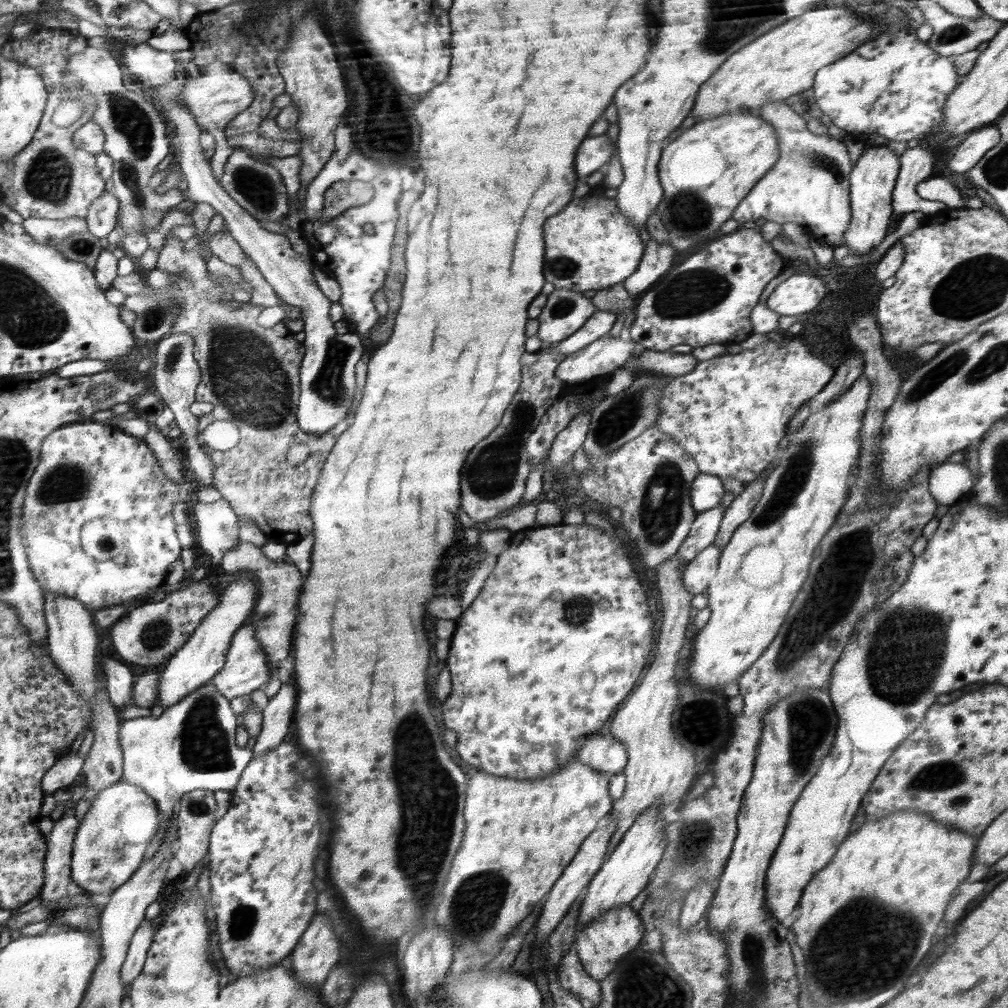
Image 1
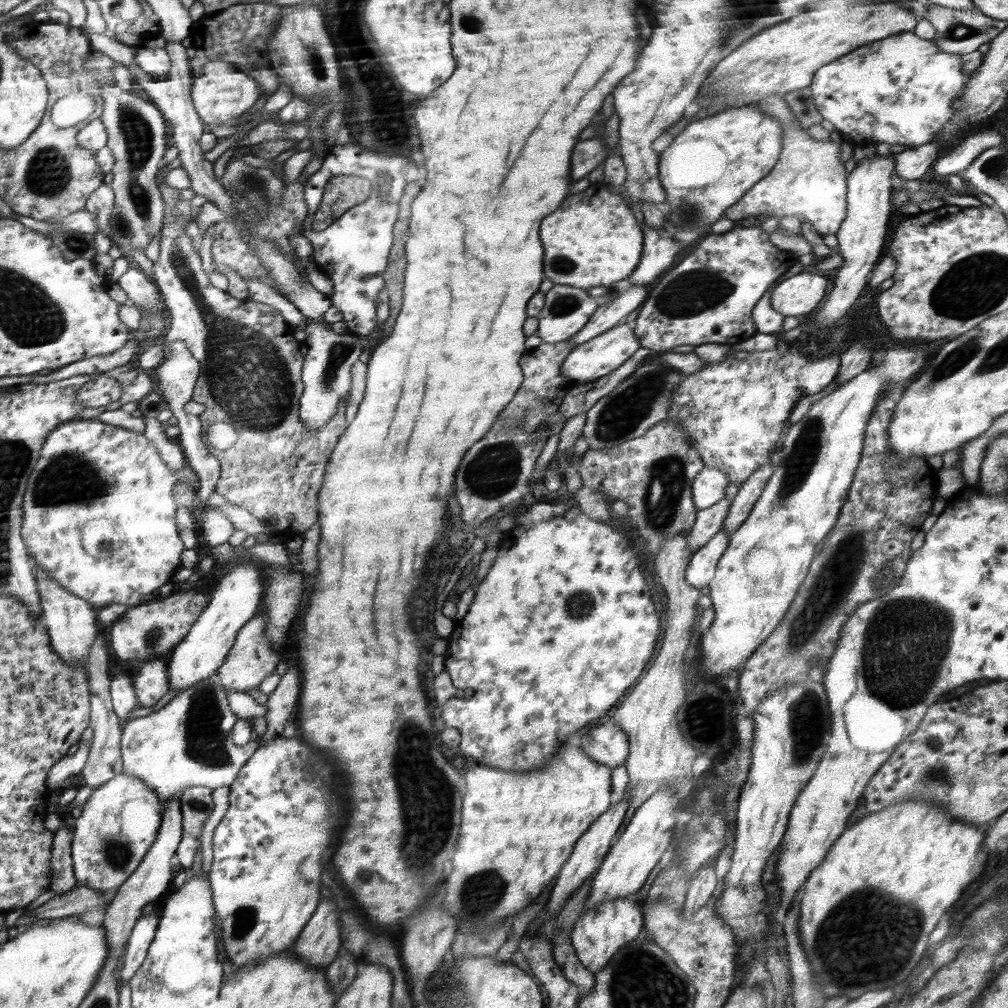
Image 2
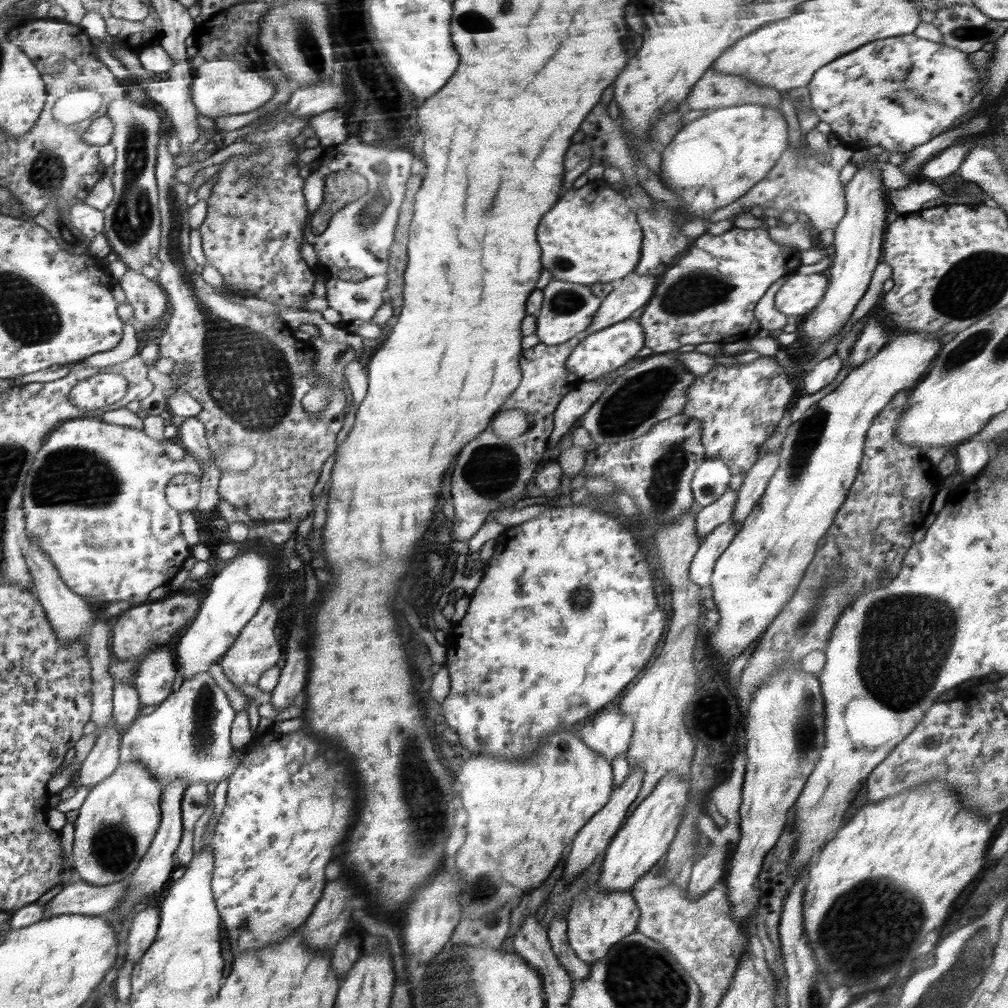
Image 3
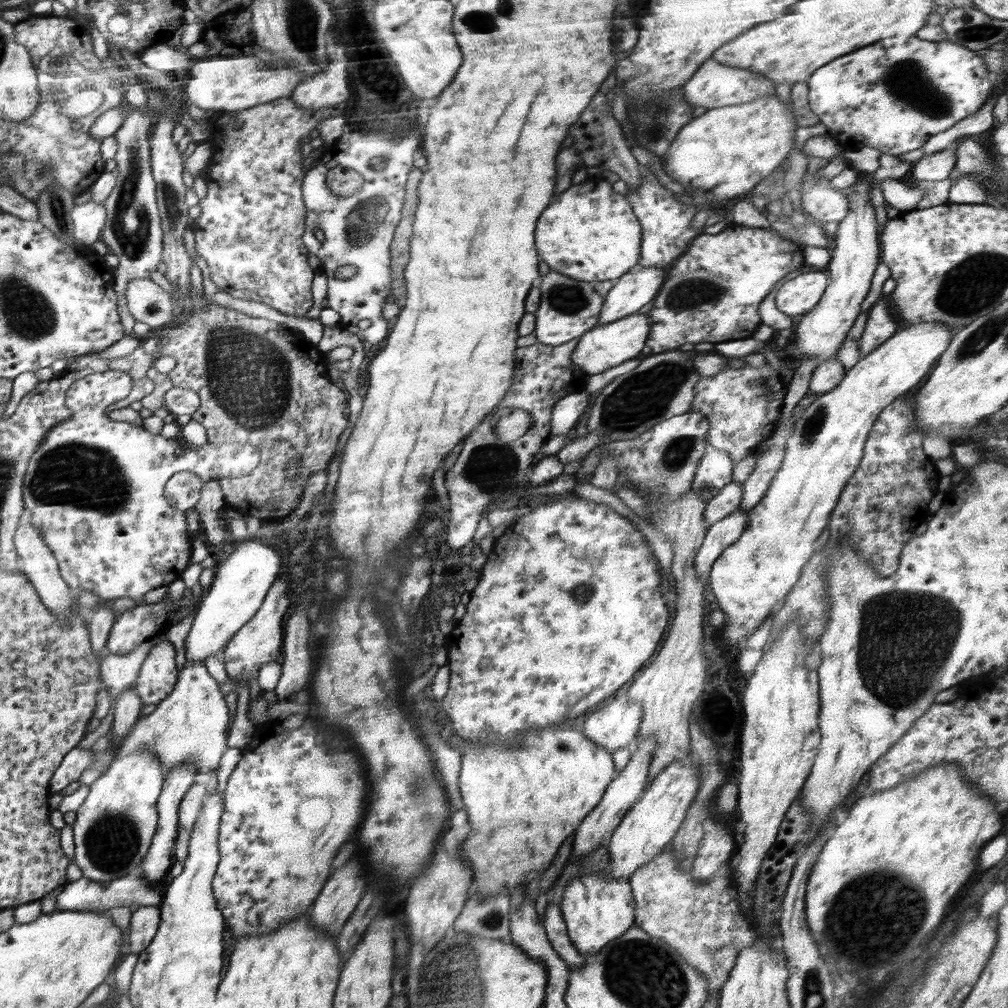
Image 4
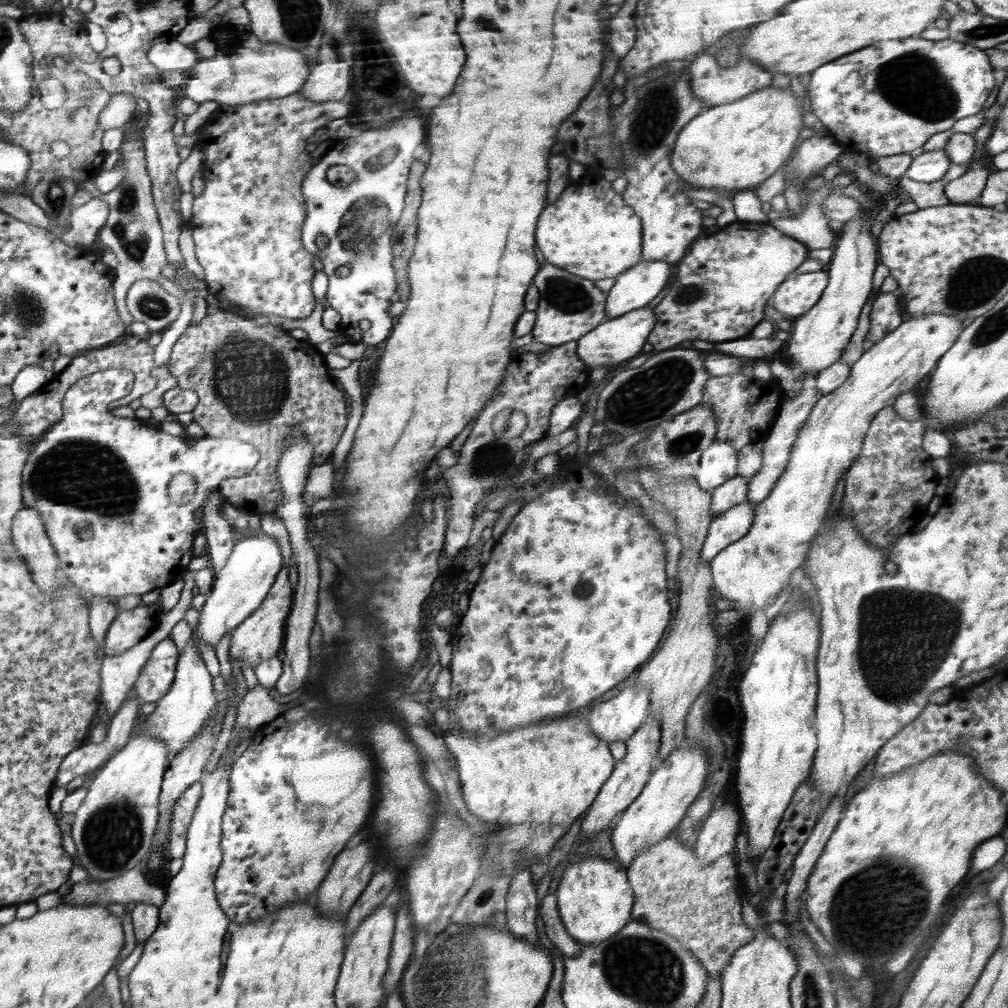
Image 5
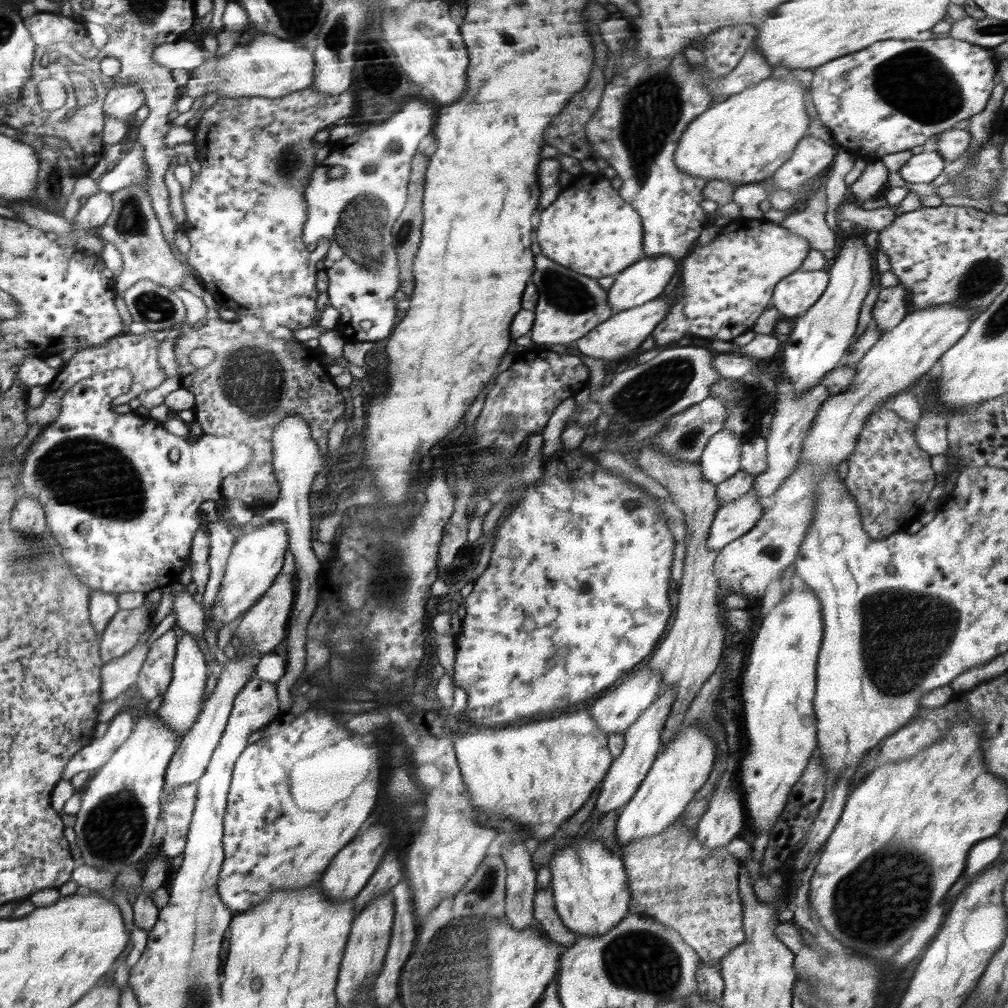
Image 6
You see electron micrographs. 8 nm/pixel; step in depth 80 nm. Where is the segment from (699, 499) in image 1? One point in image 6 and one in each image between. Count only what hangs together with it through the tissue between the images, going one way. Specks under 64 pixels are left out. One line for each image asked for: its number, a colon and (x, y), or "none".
2: (709, 486)
3: (711, 479)
4: (714, 471)
5: (718, 463)
6: (719, 461)

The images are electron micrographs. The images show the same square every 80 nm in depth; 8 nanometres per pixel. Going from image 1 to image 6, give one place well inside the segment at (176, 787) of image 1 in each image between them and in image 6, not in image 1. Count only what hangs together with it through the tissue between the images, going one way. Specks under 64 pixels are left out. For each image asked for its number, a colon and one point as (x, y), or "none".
2: (187, 743)
3: (188, 735)
4: (189, 725)
5: (181, 714)
6: (182, 702)

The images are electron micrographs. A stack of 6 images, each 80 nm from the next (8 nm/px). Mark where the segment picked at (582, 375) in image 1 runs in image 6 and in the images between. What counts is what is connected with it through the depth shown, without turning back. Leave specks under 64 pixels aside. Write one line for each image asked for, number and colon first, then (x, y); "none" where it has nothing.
2: (607, 352)
3: (602, 352)
4: (606, 346)
5: (622, 337)
6: (618, 336)

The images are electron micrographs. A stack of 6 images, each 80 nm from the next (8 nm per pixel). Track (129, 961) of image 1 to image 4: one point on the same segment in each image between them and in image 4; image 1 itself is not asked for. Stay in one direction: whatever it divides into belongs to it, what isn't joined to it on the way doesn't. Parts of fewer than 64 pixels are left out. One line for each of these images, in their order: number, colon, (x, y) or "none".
2: (141, 938)
3: (144, 927)
4: (145, 921)

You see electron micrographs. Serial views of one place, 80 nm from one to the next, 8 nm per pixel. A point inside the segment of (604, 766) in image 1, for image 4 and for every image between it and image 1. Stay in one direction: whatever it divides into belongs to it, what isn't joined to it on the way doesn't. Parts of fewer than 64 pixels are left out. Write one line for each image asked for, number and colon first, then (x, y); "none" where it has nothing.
2: (607, 744)
3: (610, 732)
4: (615, 725)

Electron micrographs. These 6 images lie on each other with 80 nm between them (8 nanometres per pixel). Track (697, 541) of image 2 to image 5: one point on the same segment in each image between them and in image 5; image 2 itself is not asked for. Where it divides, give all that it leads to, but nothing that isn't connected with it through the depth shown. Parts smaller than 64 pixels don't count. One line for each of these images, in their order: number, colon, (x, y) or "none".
3: (708, 517)
4: (728, 500)
5: (734, 491)

